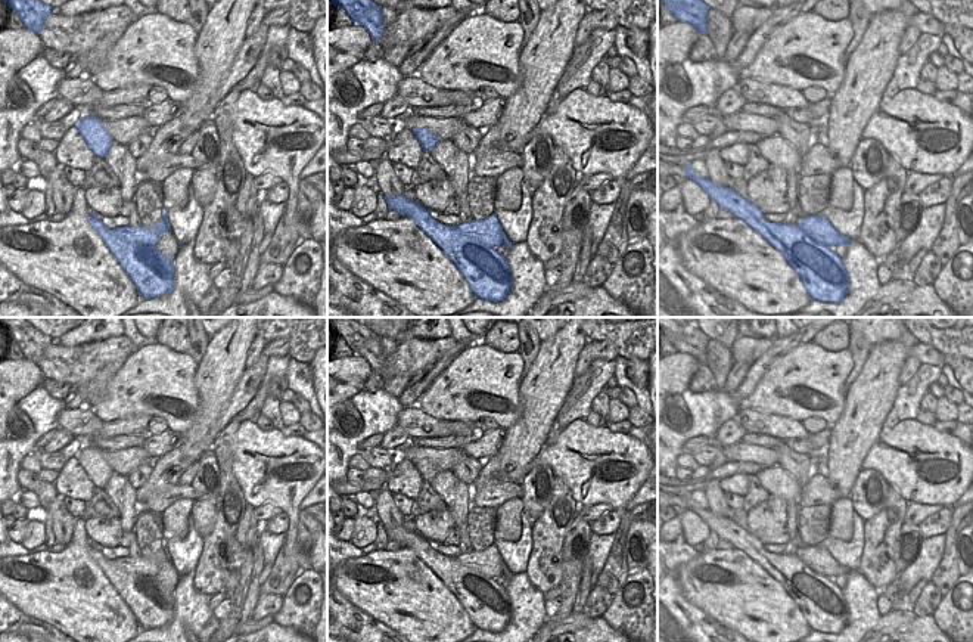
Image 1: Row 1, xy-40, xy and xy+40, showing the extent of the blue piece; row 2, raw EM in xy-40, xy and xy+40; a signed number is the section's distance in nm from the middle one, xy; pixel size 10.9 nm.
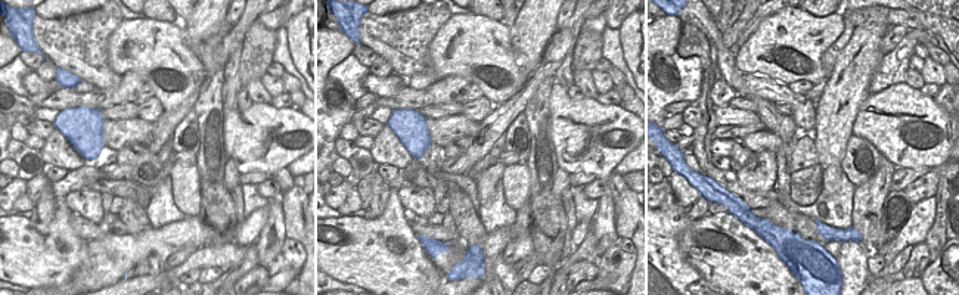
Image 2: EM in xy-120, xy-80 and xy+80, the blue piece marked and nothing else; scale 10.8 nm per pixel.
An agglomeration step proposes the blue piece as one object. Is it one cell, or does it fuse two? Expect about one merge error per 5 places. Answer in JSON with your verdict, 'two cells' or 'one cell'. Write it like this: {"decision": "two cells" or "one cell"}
{"decision": "two cells"}

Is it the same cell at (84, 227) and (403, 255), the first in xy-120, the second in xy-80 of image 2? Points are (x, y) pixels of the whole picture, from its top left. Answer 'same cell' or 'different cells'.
different cells

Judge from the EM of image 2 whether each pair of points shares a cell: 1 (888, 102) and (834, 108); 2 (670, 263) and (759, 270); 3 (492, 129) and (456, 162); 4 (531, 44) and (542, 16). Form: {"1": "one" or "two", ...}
{"1": "two", "2": "two", "3": "two", "4": "one"}

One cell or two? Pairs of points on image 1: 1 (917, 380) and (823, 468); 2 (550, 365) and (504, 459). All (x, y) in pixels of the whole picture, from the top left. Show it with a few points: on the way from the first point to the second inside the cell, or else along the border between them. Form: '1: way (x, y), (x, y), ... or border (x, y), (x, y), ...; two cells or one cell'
1: border (901, 385), (882, 425); two cells
2: way (544, 388), (535, 424), (528, 436); one cell

